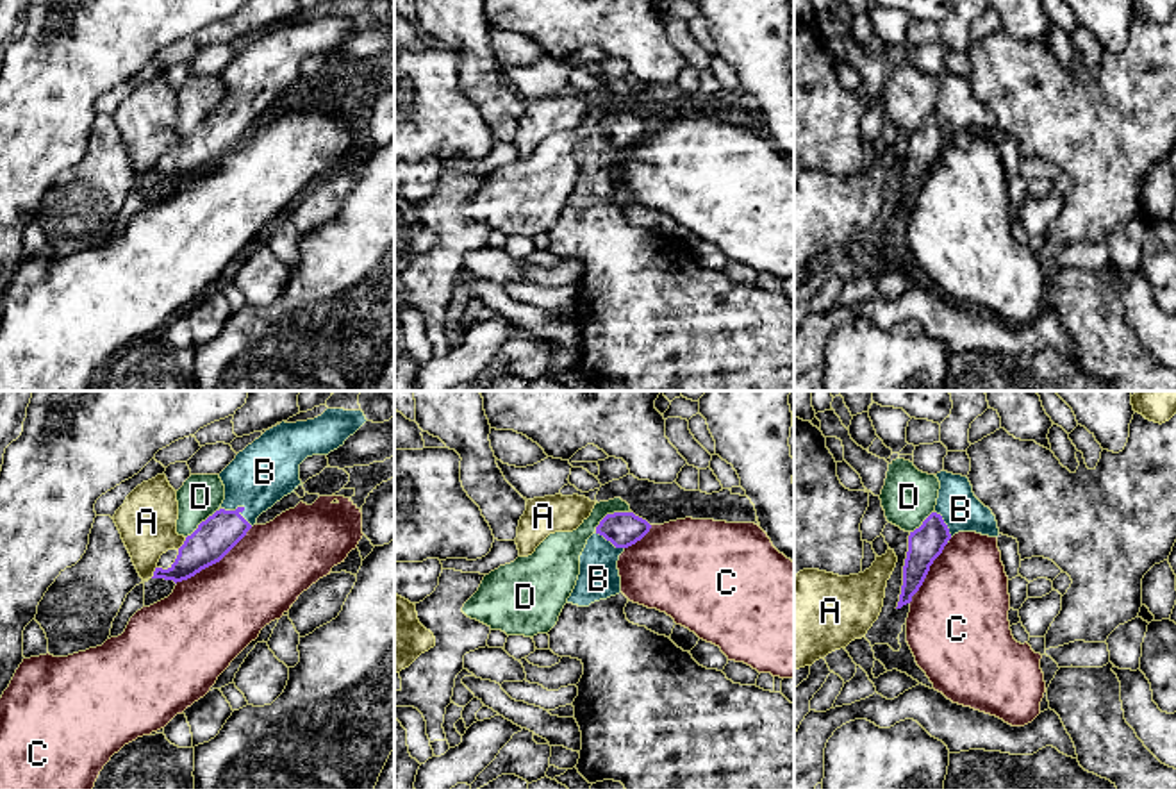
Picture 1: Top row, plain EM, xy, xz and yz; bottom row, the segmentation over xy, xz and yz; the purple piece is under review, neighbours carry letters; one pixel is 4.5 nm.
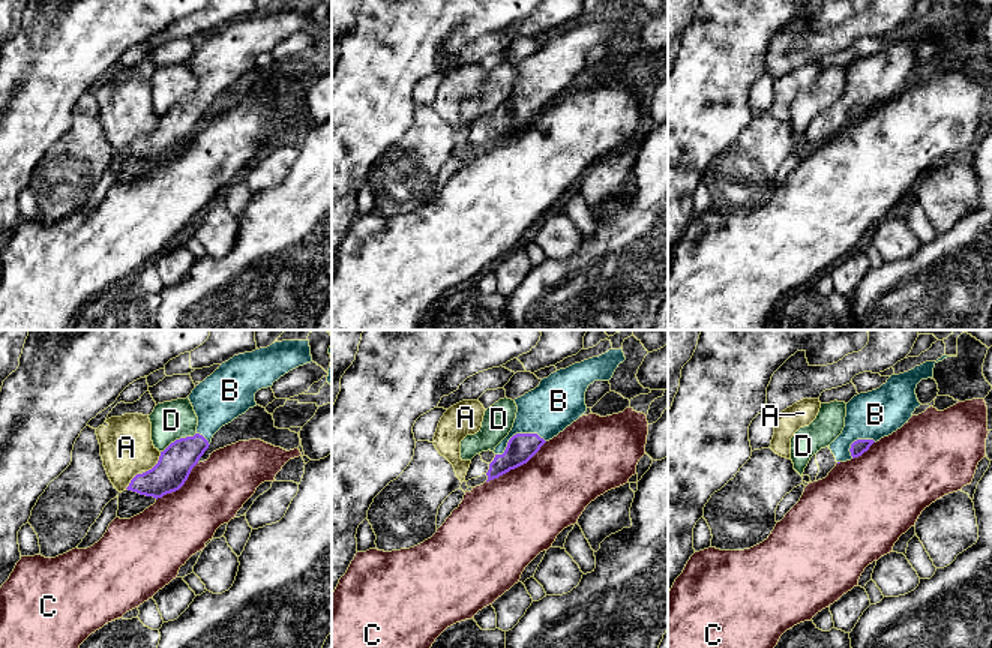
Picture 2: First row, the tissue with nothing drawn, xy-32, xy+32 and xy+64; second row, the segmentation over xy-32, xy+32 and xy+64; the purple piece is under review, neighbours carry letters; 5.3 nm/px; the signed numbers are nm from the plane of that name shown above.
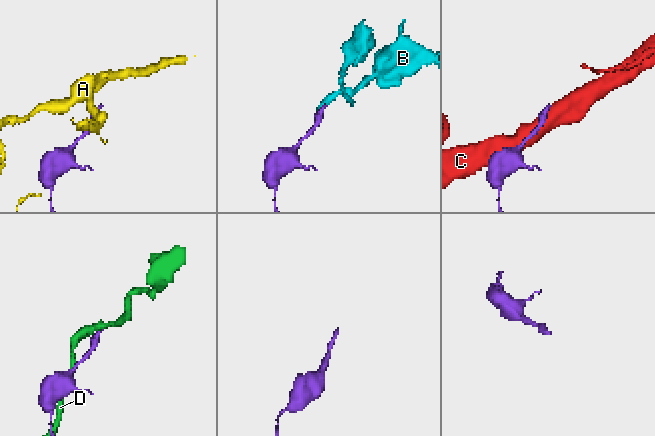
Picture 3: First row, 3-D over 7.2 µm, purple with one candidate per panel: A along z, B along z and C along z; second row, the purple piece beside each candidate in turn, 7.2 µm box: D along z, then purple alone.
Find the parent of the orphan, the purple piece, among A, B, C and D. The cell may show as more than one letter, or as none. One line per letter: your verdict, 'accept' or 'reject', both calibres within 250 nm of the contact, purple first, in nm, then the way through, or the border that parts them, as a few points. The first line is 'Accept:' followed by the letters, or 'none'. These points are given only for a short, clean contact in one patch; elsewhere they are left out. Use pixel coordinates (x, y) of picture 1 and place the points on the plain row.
Accept: B
A: reject; calibres 180 and 260 nm
B: accept; calibres 180 and 280 nm; way xy (218, 134), (240, 107), (252, 84), (265, 72)
C: reject; calibres 180 and 400 nm
D: reject; calibres 160 and 140 nm; border xz (630, 111), (609, 113), (595, 131)

